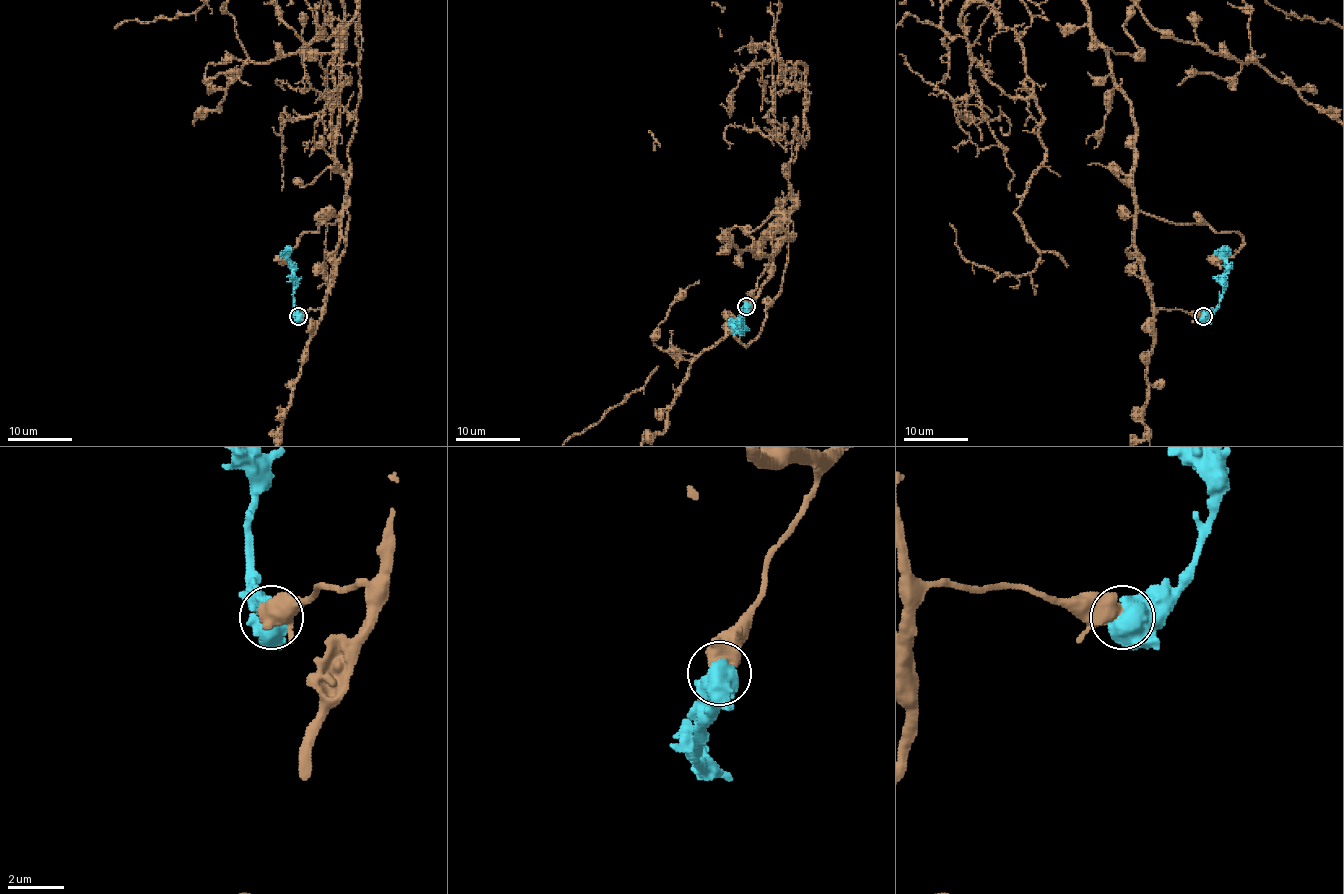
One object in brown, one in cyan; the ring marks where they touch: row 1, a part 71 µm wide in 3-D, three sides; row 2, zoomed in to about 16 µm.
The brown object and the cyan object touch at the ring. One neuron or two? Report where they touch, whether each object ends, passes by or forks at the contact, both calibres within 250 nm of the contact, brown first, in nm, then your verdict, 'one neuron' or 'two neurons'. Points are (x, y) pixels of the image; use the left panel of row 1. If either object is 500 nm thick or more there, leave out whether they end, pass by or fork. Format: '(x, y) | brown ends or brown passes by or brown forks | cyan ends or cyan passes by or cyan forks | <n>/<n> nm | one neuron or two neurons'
(298, 316) | 650/1150 nm | two neurons

